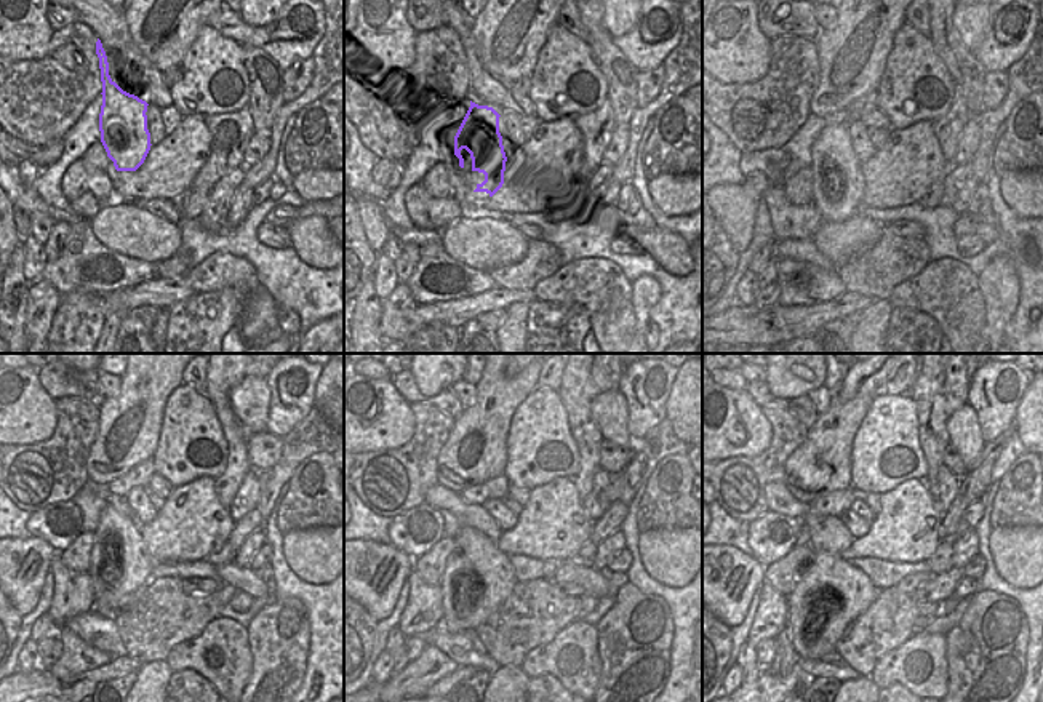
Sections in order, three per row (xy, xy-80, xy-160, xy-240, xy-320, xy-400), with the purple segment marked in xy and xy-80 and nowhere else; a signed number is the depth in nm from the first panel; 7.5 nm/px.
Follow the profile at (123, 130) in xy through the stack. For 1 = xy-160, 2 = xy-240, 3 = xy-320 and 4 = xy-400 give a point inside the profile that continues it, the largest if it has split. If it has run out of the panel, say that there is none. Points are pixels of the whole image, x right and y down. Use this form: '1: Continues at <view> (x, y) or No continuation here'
1: Continues at xy-160 (832, 151)
2: Continues at xy-240 (131, 565)
3: Continues at xy-320 (475, 557)
4: Continues at xy-400 (832, 574).

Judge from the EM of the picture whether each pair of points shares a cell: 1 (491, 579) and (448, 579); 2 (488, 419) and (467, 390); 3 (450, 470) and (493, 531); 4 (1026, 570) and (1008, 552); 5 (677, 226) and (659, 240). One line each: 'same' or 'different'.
1: same
2: different
3: different
4: same
5: different

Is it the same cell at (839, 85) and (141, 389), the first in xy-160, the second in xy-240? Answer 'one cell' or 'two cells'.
one cell

